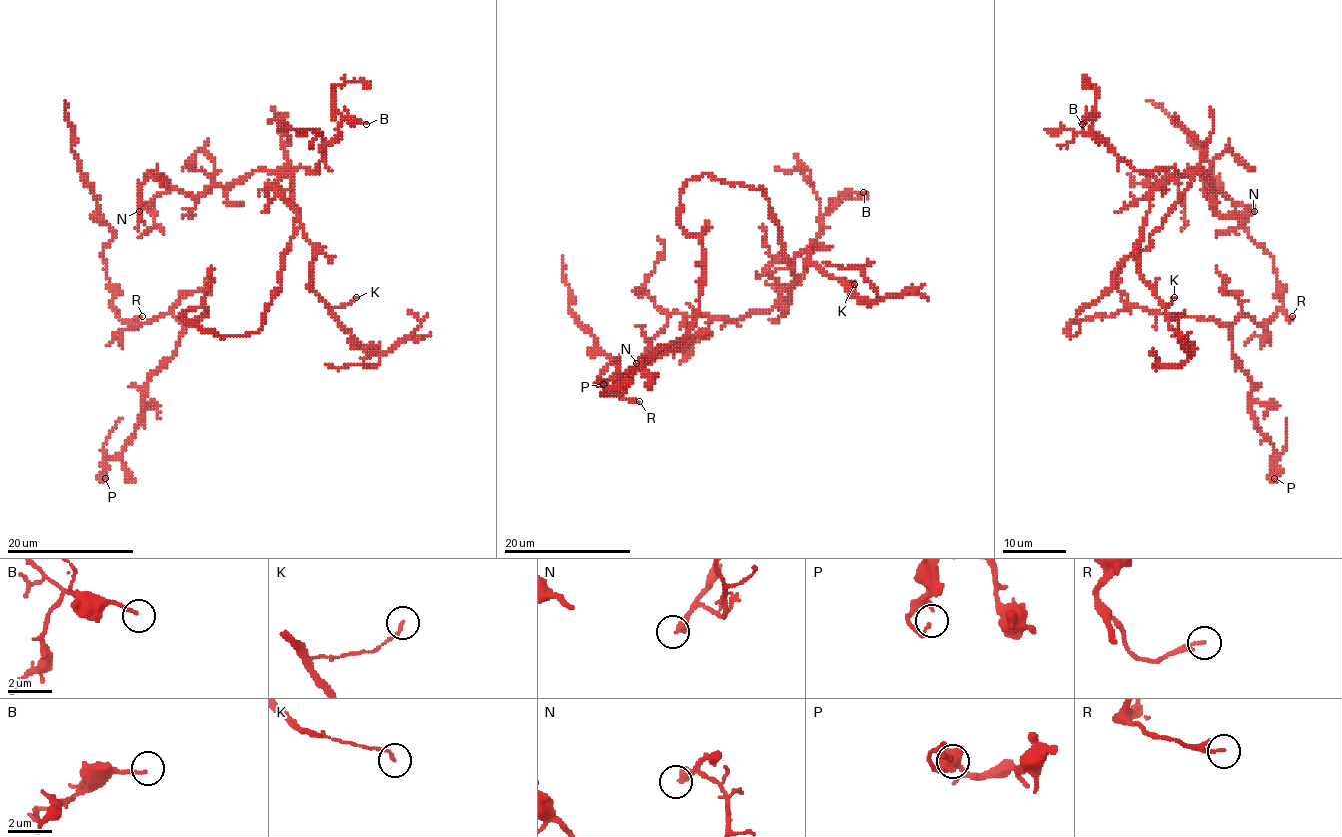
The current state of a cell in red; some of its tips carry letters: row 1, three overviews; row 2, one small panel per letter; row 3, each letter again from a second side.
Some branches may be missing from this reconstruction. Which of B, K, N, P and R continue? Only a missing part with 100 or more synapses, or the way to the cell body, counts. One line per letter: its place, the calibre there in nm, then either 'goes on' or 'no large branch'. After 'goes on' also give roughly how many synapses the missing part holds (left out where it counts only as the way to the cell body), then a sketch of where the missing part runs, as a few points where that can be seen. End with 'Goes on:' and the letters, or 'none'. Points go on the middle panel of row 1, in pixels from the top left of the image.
B: (863, 192) | 140 nm | no large branch
K: (854, 284) | 110 nm | no large branch
N: (636, 363) | 380 nm | no large branch
P: (603, 384) | 100 nm | no large branch
R: (639, 401) | 110 nm | no large branch
Goes on: none

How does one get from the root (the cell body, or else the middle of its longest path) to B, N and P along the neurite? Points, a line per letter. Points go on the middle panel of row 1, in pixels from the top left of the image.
B: (728, 182), (760, 187), (778, 220), (795, 277), (779, 306), (806, 269), (822, 219), (863, 192)
N: (728, 182), (763, 190), (794, 265), (790, 300), (736, 320), (673, 312), (636, 363)
P: (728, 182), (701, 174), (681, 195), (679, 225), (698, 239), (705, 273), (689, 334), (603, 384)

